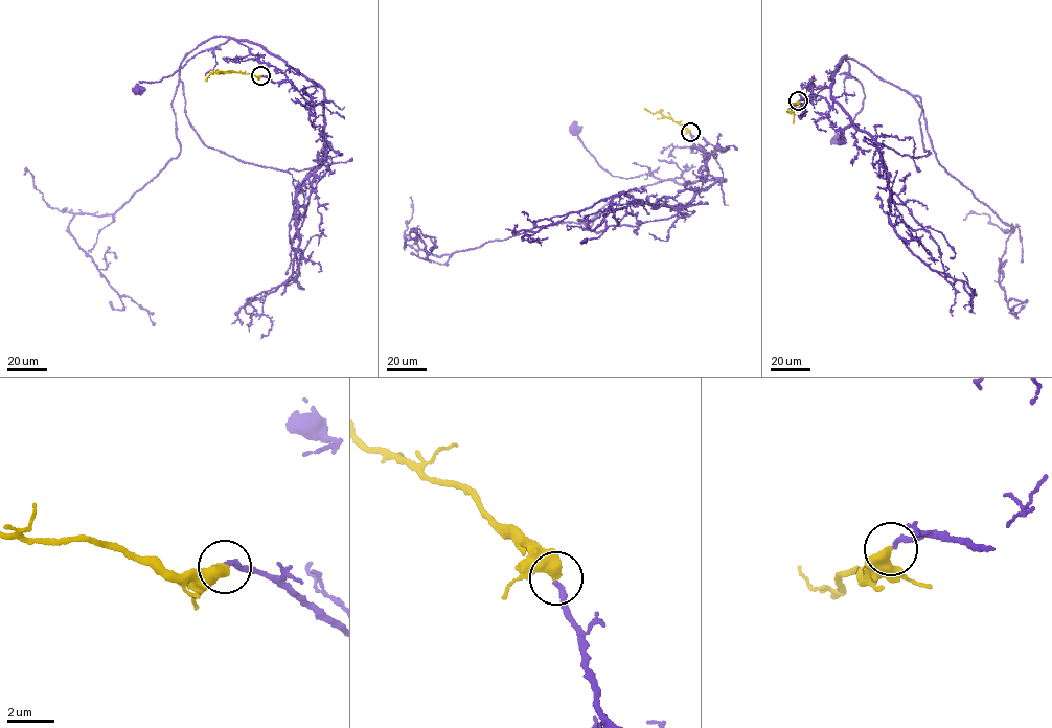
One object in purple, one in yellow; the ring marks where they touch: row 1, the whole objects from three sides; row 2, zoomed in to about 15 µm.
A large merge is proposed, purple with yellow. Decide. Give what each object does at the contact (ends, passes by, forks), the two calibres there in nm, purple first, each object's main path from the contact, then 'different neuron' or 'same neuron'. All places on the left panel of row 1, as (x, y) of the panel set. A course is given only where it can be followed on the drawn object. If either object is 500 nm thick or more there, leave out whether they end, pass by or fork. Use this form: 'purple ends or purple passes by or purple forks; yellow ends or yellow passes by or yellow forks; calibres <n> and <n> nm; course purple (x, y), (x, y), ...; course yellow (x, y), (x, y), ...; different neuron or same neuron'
calibres 240 and 550 nm; course purple (261, 75), (289, 81), (312, 106), (323, 98), (284, 61), (231, 39), (137, 91); course yellow (261, 75), (230, 71), (211, 72), (207, 81); same neuron

